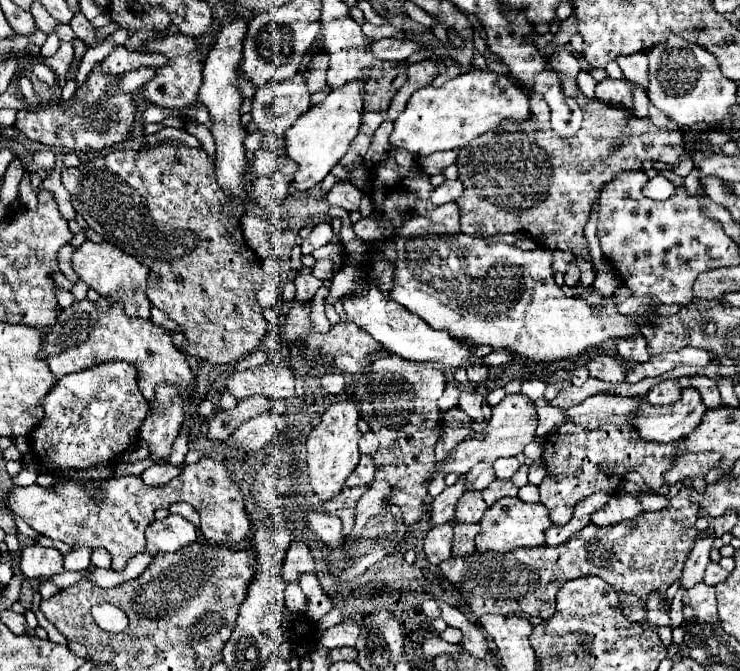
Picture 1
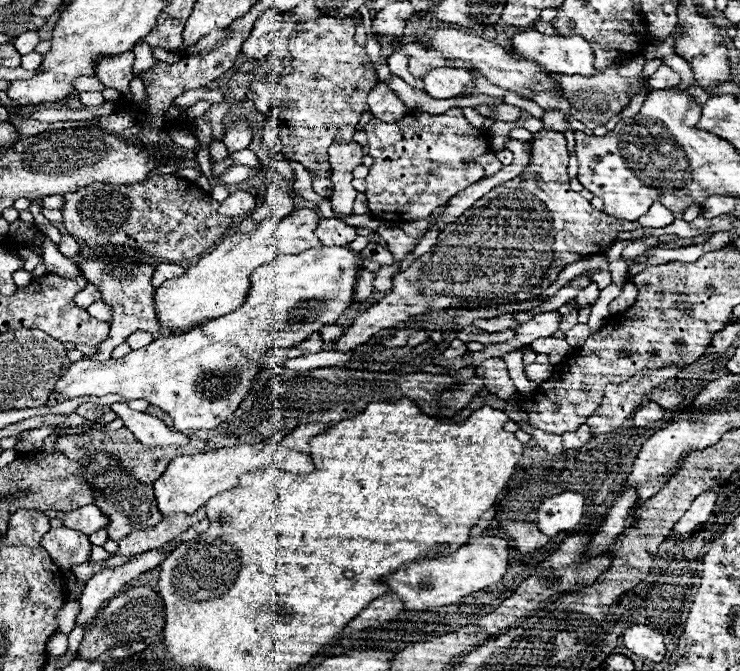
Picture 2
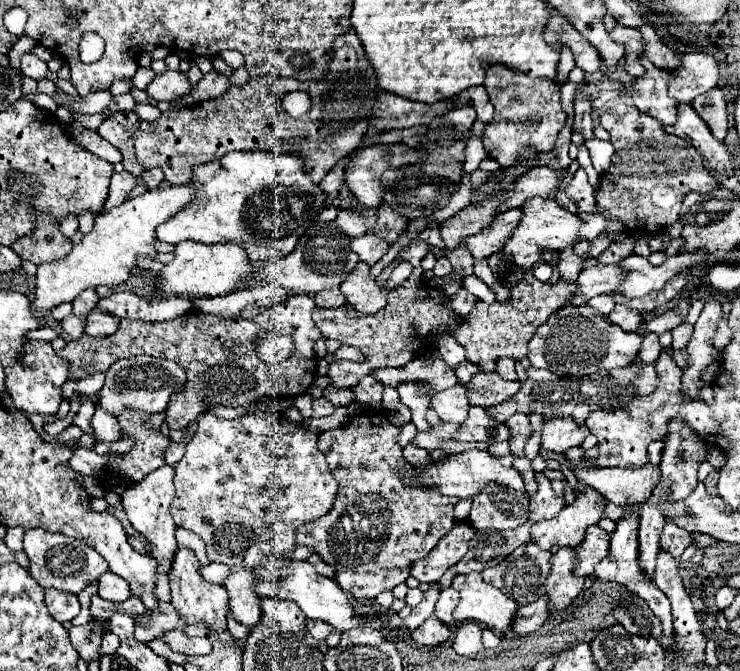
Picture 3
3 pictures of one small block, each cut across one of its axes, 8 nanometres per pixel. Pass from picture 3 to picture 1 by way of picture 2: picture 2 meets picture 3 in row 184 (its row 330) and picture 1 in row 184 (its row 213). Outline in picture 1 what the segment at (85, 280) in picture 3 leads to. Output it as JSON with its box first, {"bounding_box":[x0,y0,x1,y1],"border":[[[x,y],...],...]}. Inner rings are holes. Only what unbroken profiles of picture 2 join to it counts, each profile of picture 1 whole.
{"bounding_box":[284,78,366,190],"border":[[[358,78],[342,88],[334,88],[324,102],[308,108],[296,124],[284,134],[284,144],[288,150],[288,156],[300,164],[296,176],[292,178],[292,184],[298,190],[314,188],[318,182],[324,180],[324,176],[330,172],[334,164],[342,160],[342,156],[348,152],[350,142],[356,138],[360,124],[362,124],[362,96],[364,96],[364,84],[366,80]]]}

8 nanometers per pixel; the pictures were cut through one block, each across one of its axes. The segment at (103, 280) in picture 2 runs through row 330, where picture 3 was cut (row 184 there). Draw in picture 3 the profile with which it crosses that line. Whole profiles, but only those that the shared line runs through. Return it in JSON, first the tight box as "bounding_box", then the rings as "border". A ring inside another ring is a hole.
{"bounding_box":[100,168,164,212],"border":[[[158,168],[146,170],[146,172],[140,176],[140,182],[146,184],[148,188],[156,188],[156,186],[160,186],[160,184],[164,182],[164,172],[158,170]],[[126,170],[114,174],[112,180],[110,180],[108,198],[106,198],[106,202],[104,202],[104,206],[102,206],[100,212],[108,212],[108,210],[112,210],[114,206],[120,206],[120,204],[126,200],[128,192],[130,192],[136,184],[138,184],[138,178],[136,178],[136,176],[130,176],[130,172],[126,172]]]}

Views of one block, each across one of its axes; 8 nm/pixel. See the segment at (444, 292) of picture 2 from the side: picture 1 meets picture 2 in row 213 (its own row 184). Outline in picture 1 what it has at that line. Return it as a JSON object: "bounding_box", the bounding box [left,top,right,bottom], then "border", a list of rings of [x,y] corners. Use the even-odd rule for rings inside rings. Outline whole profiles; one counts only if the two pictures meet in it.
{"bounding_box":[456,48,692,250],"border":[[[560,48],[550,56],[550,66],[558,72],[562,80],[562,90],[568,96],[574,96],[582,108],[584,115],[582,128],[576,136],[560,138],[554,136],[550,126],[550,110],[548,104],[542,100],[542,96],[530,96],[530,110],[534,112],[532,120],[526,124],[506,120],[498,132],[488,132],[486,136],[480,136],[474,140],[474,144],[468,144],[466,148],[460,148],[458,154],[458,168],[460,168],[460,180],[466,182],[466,192],[462,200],[456,200],[460,206],[460,224],[462,232],[472,238],[486,238],[490,234],[510,234],[510,232],[524,232],[528,236],[534,236],[534,242],[550,248],[550,250],[584,250],[582,232],[590,216],[590,208],[594,198],[598,198],[598,192],[606,182],[610,182],[620,170],[640,170],[646,160],[660,160],[668,164],[678,164],[682,160],[692,160],[692,154],[686,150],[684,132],[678,128],[664,128],[658,130],[650,118],[638,118],[628,108],[608,106],[599,99],[589,99],[580,93],[576,76],[578,76],[578,58],[568,52],[566,48]],[[658,174],[647,182],[644,195],[653,200],[666,200],[674,194],[674,185],[664,176]]]}

